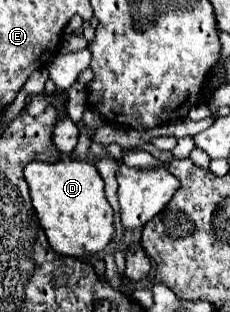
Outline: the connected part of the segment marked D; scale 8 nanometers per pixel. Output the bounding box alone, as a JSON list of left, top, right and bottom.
[24,159,112,257]

